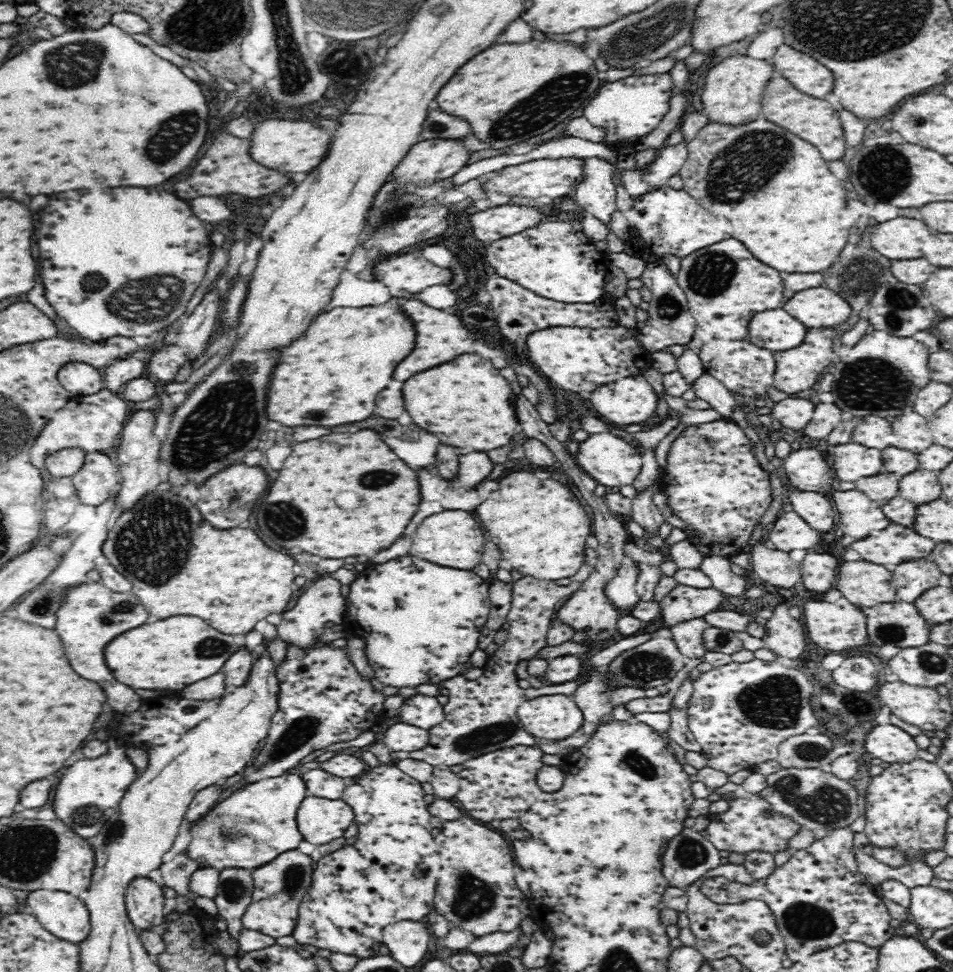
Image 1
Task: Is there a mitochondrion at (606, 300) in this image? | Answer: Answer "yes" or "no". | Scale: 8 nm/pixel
no

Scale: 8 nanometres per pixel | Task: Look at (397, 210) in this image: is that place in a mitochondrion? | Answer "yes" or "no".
yes

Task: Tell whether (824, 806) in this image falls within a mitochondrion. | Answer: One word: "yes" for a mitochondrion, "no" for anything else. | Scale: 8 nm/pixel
yes

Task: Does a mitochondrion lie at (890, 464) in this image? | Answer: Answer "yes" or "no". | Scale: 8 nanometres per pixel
no

